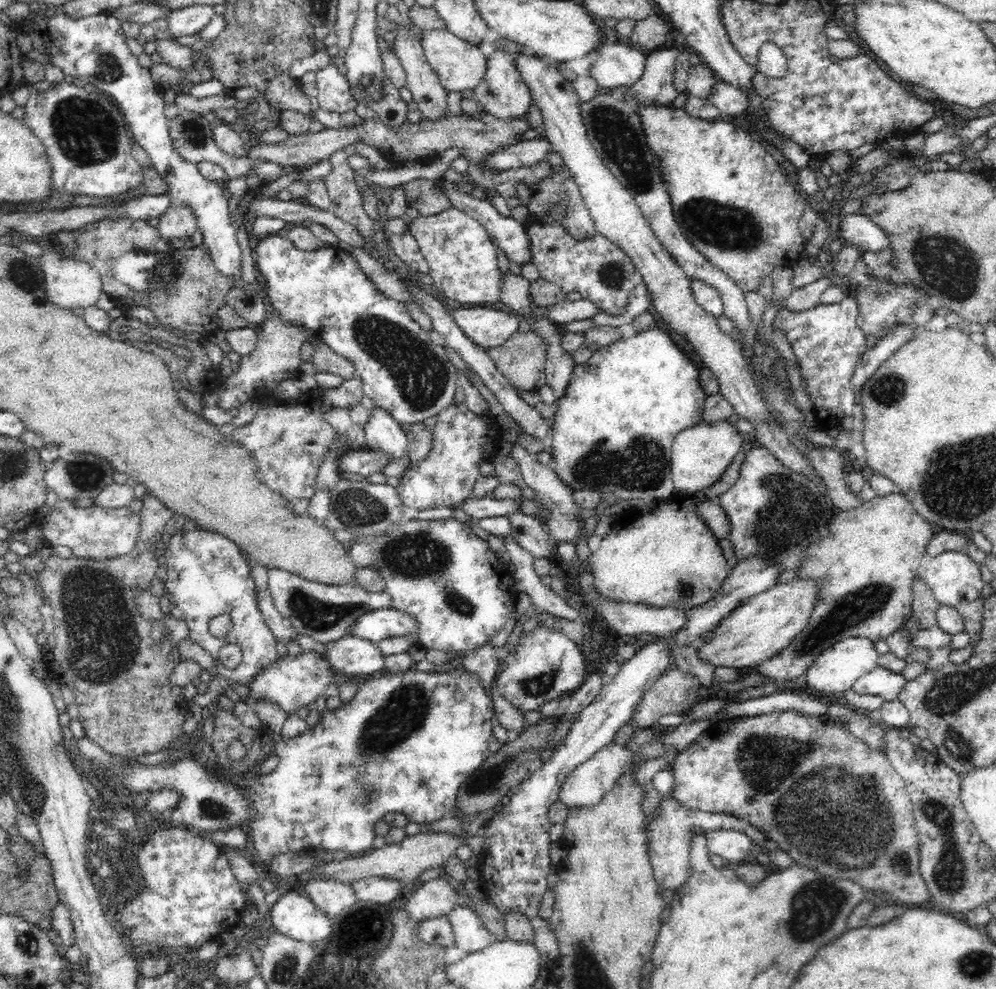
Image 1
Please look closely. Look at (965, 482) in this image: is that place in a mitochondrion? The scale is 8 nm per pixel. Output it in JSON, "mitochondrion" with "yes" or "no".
{"mitochondrion":"yes"}

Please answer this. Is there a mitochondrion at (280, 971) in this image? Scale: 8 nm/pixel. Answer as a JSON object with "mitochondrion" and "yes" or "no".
{"mitochondrion":"yes"}

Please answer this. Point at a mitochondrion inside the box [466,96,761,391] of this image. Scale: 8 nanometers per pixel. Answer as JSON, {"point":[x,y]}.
{"point":[619,139]}

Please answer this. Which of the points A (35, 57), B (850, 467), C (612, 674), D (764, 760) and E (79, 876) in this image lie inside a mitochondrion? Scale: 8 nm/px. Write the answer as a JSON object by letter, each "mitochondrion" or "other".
{"A":"other","B":"other","C":"other","D":"mitochondrion","E":"other"}

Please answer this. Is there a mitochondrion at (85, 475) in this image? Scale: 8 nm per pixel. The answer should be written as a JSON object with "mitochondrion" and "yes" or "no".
{"mitochondrion":"yes"}

